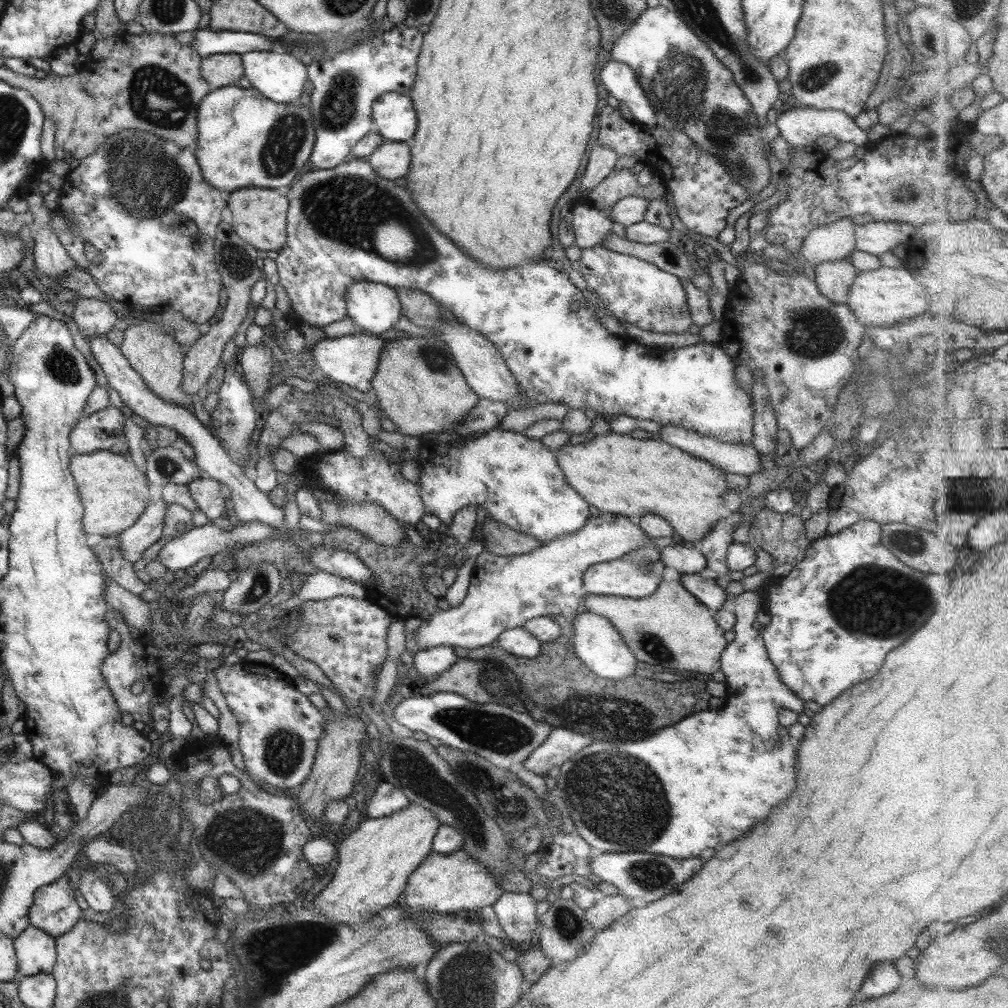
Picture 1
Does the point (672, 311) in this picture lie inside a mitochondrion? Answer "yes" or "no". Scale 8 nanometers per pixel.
yes

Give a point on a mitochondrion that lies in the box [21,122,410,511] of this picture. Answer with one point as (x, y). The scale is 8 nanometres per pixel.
(145, 185)

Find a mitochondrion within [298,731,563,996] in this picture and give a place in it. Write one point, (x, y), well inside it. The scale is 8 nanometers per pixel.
(479, 845)

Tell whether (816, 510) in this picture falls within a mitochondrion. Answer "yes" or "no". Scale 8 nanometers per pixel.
no

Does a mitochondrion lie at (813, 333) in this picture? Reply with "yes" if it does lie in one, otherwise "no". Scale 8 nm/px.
yes

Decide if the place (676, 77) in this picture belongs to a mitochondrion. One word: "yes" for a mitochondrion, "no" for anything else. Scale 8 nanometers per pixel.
yes

